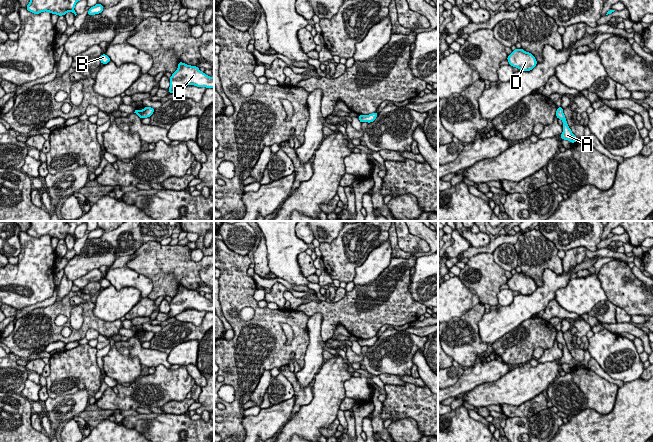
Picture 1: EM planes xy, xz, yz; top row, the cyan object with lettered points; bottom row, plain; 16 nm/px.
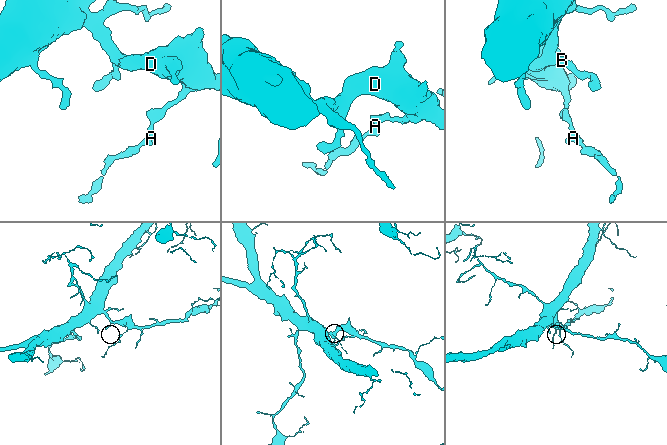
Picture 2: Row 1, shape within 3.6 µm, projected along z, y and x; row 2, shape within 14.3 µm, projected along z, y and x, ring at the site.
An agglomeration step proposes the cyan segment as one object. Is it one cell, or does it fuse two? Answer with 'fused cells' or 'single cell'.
single cell

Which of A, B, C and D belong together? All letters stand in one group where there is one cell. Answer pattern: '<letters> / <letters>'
A B C D

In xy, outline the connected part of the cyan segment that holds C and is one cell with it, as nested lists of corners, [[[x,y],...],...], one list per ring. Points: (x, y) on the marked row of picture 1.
[[[183,62],[178,63],[177,70],[169,80],[169,94],[175,93],[187,85],[214,88],[214,77],[210,77],[204,72],[201,72],[197,66],[186,65]]]

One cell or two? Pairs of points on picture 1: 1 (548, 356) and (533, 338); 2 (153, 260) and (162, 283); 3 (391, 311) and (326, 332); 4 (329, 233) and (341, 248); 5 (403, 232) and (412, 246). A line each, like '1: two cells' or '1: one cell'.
1: two cells
2: one cell
3: one cell
4: two cells
5: one cell

